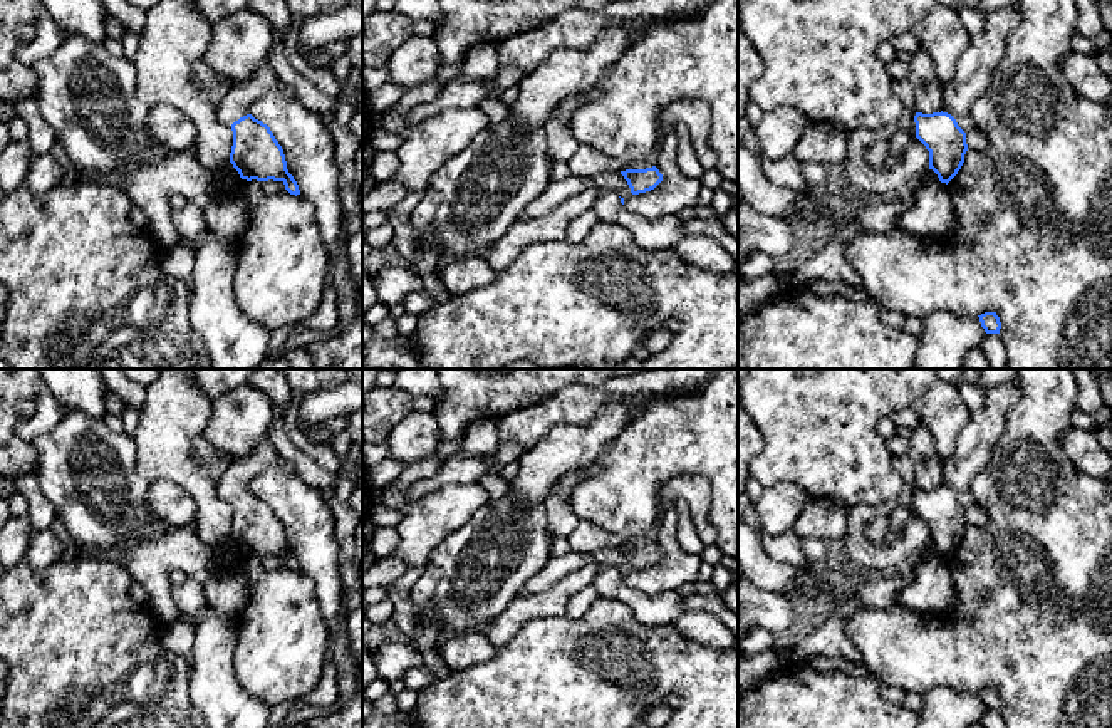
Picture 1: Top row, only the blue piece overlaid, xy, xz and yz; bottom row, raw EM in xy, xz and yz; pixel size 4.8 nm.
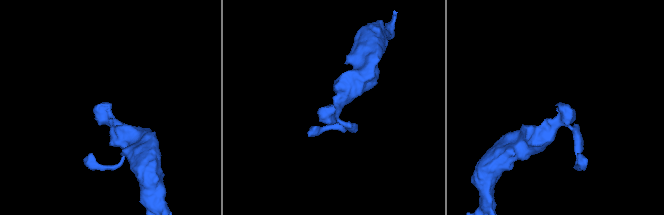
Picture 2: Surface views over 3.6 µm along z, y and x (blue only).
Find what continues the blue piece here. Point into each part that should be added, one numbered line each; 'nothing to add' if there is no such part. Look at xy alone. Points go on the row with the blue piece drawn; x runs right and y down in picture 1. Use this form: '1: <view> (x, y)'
1: xy (242, 94)

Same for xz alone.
1: xz (663, 234)

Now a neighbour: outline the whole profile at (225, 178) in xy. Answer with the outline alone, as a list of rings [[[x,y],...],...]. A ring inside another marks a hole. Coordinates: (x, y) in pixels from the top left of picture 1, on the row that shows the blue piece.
[[[231,163],[211,173],[213,173],[213,186],[218,195],[226,195],[233,186],[240,183],[240,174]]]

